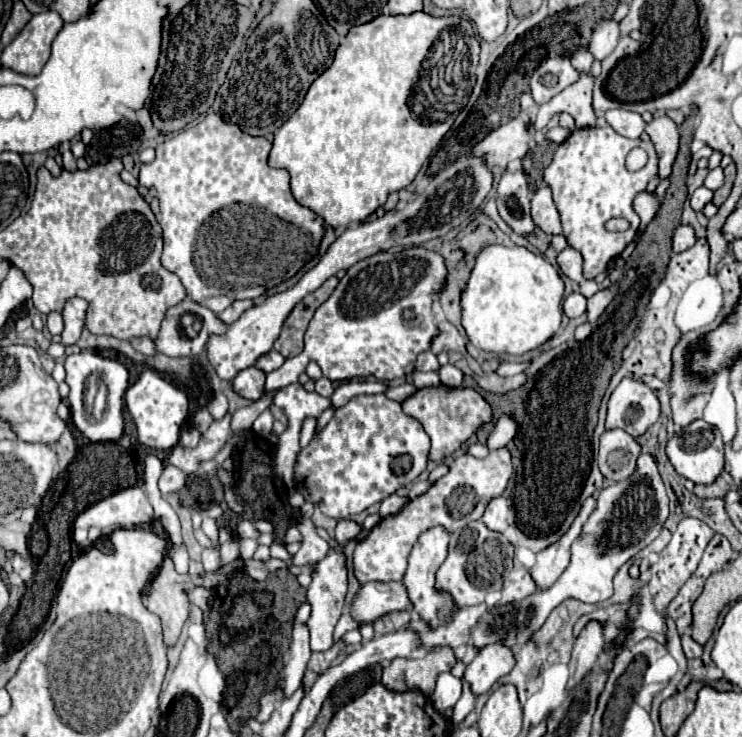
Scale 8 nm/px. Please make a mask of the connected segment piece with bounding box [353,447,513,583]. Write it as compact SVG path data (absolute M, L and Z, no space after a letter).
M505 447L489 451L489 455L483 459L471 457L467 453L455 457L451 461L449 473L443 475L437 483L433 483L433 487L425 495L409 501L401 513L385 517L379 525L371 529L367 539L359 541L353 553L355 577L359 579L359 583L401 581L407 569L409 551L425 529L431 529L433 525L443 525L449 533L453 533L455 529L461 529L467 523L481 519L487 503L503 495L511 475L511 455Z

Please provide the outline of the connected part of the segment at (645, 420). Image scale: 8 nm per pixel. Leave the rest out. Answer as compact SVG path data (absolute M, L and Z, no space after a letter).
M625 377L609 397L607 429L625 429L629 435L643 435L661 415L661 405L651 387L639 379Z

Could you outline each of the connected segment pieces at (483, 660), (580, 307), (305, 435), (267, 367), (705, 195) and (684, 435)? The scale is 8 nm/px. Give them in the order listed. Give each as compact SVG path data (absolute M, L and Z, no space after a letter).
M497 643L487 645L477 653L477 657L467 665L463 681L469 683L473 695L487 693L497 679L507 675L515 665L515 657L509 647Z
M571 293L563 301L563 311L567 317L581 317L587 309L587 299L581 293Z
M306 419L304 421L299 439L301 448L306 447L310 443L316 429L316 425L317 425L316 419Z
M275 349L273 351L269 351L265 357L261 357L261 361L257 361L257 369L261 369L261 371L265 371L265 373L271 373L271 371L275 371L275 369L279 369L281 365L283 365L283 361L285 361L285 357L281 357Z
M699 187L699 189L689 197L691 207L693 207L695 211L701 211L701 209L711 201L711 199L713 199L713 191L707 189L707 187Z
M697 419L693 421L691 425L679 429L669 441L667 441L667 447L665 447L665 453L671 461L671 465L675 467L675 471L685 477L685 479L691 479L693 483L703 483L703 485L709 485L717 479L717 475L723 471L723 465L725 465L725 459L723 459L723 441L721 441L721 433L711 427L709 423Z

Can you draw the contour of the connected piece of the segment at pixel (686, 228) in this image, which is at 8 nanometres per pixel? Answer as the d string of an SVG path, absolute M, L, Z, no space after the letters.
M679 225L675 229L675 235L673 235L673 251L675 253L681 253L689 247L695 245L695 233L693 233L693 227L691 225Z

